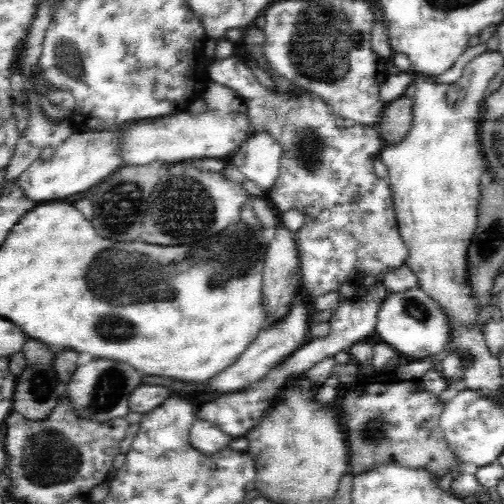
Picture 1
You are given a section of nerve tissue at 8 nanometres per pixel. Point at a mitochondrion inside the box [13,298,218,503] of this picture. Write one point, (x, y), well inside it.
(110, 386)

